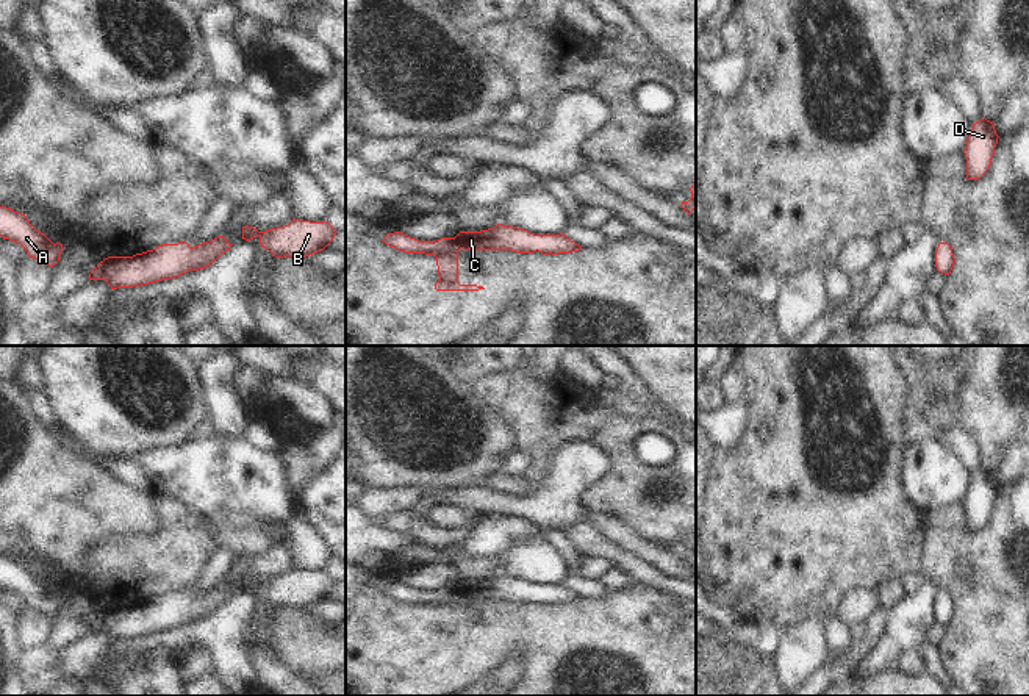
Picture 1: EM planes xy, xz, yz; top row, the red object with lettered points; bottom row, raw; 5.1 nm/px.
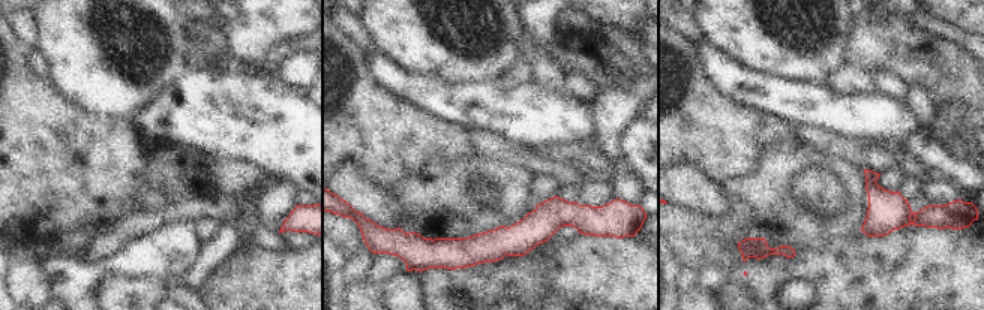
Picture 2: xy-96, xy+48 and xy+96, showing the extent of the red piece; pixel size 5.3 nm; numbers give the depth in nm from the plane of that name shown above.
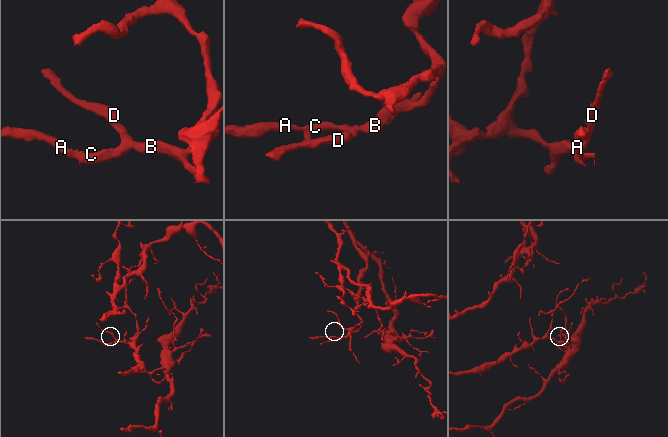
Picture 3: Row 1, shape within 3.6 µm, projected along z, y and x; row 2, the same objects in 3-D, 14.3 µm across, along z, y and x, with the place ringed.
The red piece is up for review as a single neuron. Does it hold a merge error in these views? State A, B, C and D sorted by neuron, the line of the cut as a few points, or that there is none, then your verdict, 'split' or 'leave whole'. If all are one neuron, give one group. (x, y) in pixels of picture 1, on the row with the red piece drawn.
groups A B C D; cut none; leave whole

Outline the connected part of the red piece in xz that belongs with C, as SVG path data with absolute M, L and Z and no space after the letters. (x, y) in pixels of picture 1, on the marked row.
M497 224L482 231L460 231L455 238L418 241L400 231L388 233L382 239L386 246L405 253L425 253L436 258L439 280L436 291L479 291L477 285L458 283L458 250L511 250L516 253L541 252L558 255L579 252L582 247L566 235L533 235L524 228Z

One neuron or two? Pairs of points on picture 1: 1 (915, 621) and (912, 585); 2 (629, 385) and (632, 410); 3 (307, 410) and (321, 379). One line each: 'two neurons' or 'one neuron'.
1: two neurons
2: two neurons
3: two neurons

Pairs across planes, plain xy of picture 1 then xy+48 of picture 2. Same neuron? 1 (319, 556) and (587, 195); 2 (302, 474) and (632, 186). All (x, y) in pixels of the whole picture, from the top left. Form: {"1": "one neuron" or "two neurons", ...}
{"1": "two neurons", "2": "one neuron"}

